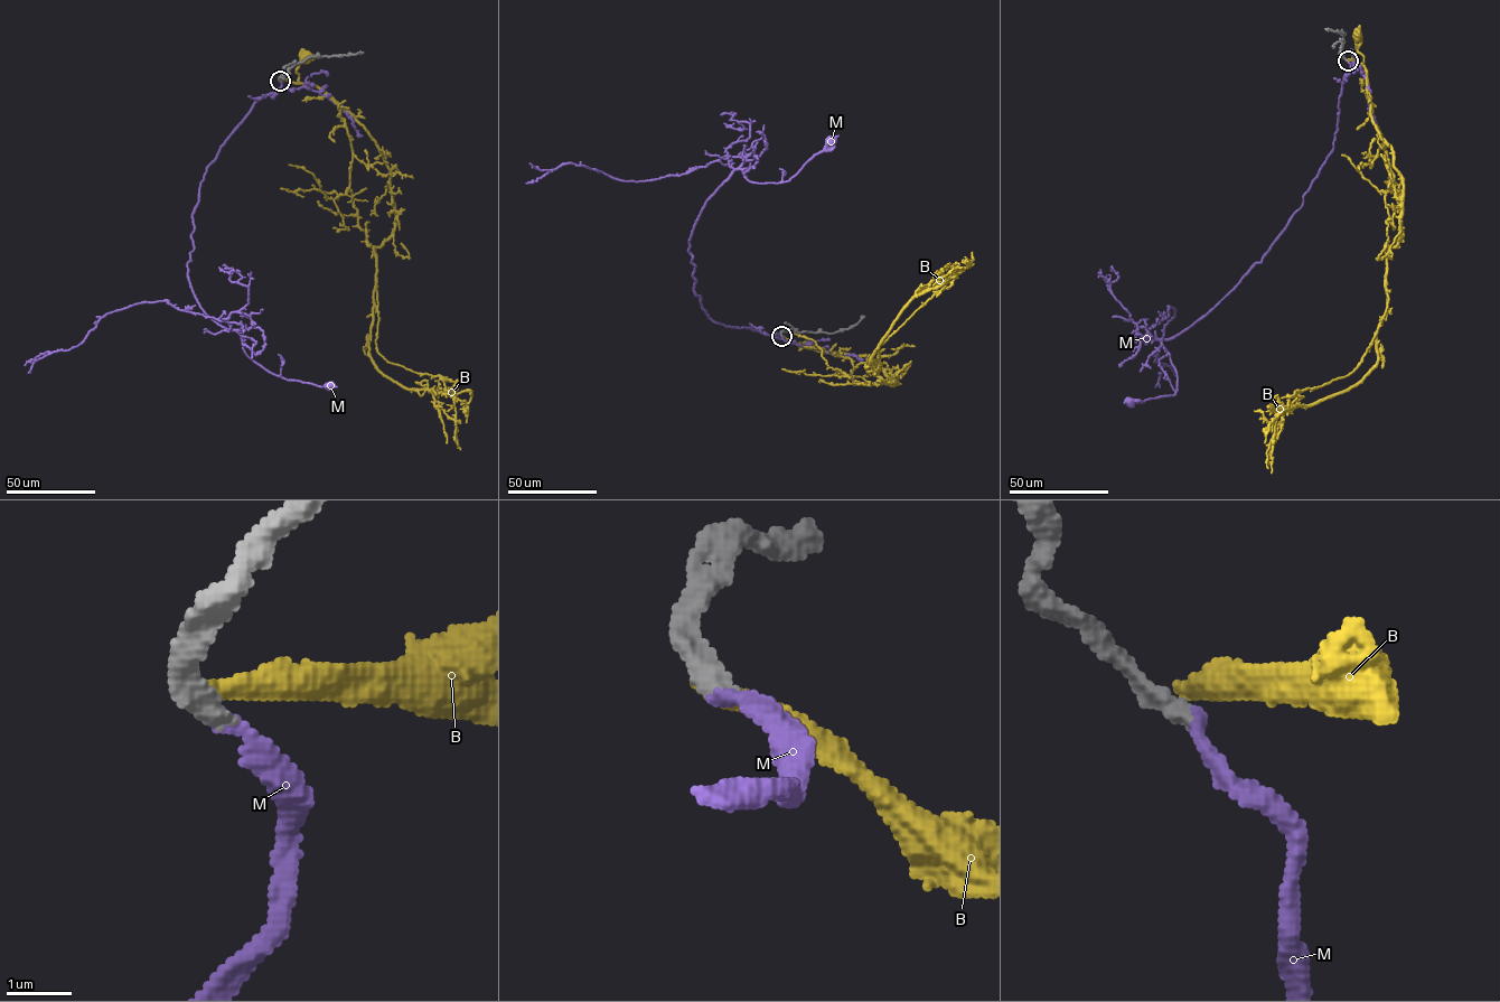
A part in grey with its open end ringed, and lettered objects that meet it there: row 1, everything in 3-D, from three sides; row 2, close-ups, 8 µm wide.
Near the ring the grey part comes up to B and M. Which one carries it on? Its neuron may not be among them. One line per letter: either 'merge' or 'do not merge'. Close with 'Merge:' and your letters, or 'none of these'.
B: do not merge
M: merge
Merge: M

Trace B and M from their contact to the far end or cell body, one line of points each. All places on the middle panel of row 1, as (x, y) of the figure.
B: (780, 335), (800, 345), (800, 349), (797, 344), (806, 345)
M: (780, 336), (709, 317), (694, 293), (690, 239), (704, 205), (734, 170), (752, 181), (785, 181), (831, 141)

